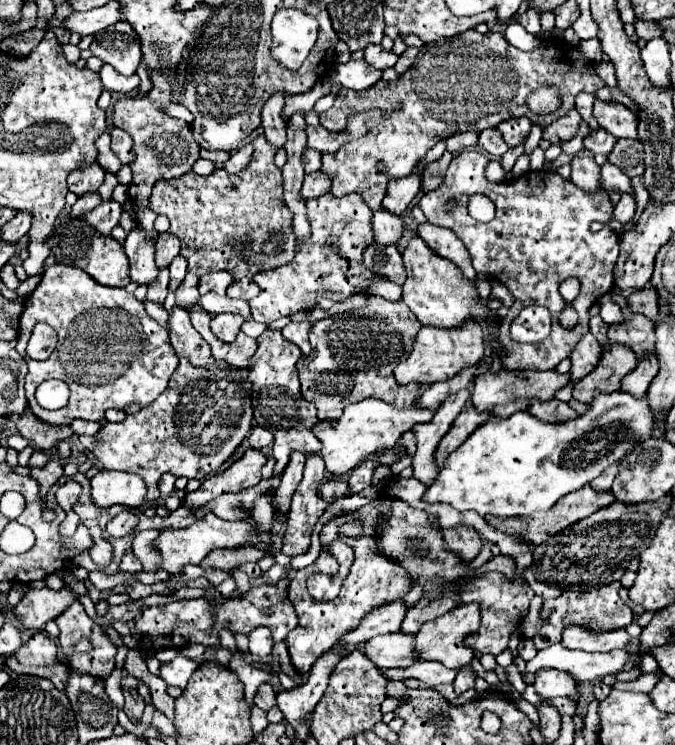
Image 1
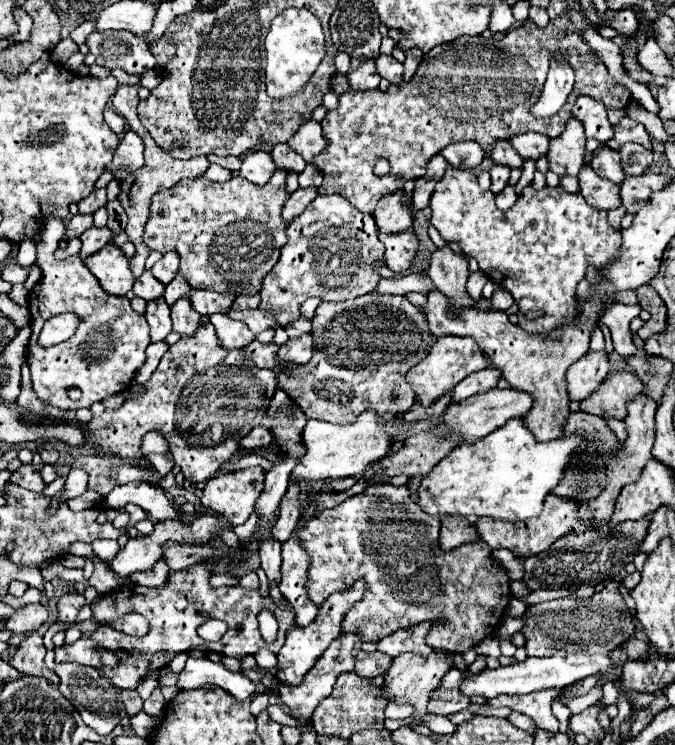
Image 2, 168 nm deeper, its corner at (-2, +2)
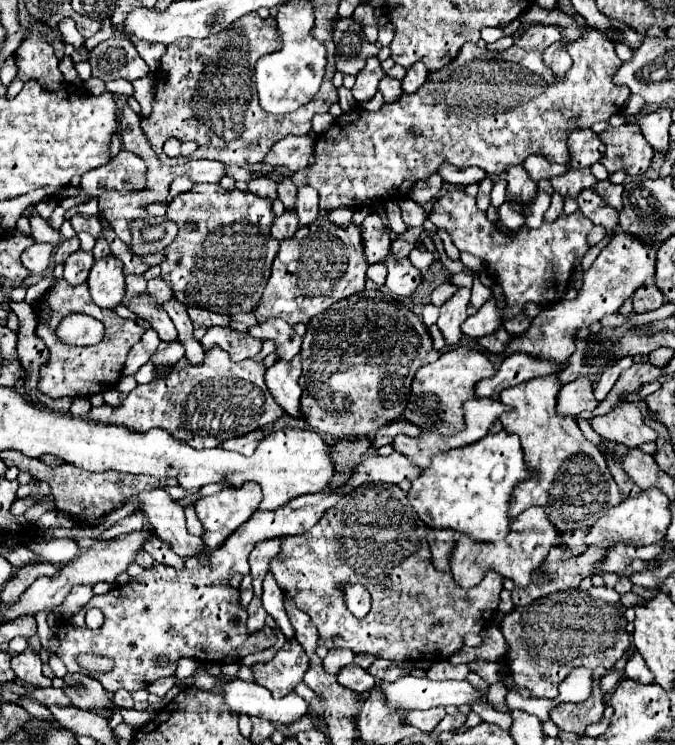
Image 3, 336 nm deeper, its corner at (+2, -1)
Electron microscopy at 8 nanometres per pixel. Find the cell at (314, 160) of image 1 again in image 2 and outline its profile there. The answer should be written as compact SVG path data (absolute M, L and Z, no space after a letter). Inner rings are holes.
M309 164L301 174L299 174L299 186L307 188L307 186L321 186L323 174L319 172L319 168L315 168L315 164Z

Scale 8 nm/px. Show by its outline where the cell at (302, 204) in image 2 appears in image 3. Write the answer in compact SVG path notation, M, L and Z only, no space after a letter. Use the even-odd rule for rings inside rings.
M285 211L281 217L277 217L273 221L273 227L271 227L271 237L273 239L291 239L291 235L295 235L295 231L299 229L297 225L297 215L295 211Z

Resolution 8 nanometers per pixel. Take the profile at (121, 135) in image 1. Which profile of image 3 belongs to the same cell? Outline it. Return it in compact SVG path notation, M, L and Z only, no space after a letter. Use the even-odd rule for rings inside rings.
M121 151L111 163L97 167L81 177L81 193L89 197L97 197L103 191L141 191L145 187L145 163L131 155L129 151Z

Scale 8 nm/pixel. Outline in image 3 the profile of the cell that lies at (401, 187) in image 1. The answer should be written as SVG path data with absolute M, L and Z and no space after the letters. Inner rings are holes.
M371 213L361 225L359 231L363 231L363 251L367 253L367 263L379 263L389 255L391 239L381 223L381 217Z

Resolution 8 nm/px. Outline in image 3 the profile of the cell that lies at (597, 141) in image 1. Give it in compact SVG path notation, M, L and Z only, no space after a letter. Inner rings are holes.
M605 179L605 181L599 181L599 183L595 185L595 193L597 193L599 197L603 197L603 201L605 201L607 205L615 207L617 211L623 209L623 201L621 201L623 185L613 185L613 183L609 183L609 181Z

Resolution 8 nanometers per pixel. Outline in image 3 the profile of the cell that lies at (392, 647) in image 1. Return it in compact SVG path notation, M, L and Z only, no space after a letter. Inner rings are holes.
M347 665L339 671L337 683L355 691L355 693L363 693L375 685L375 677L371 677L365 669L361 669L357 665Z

